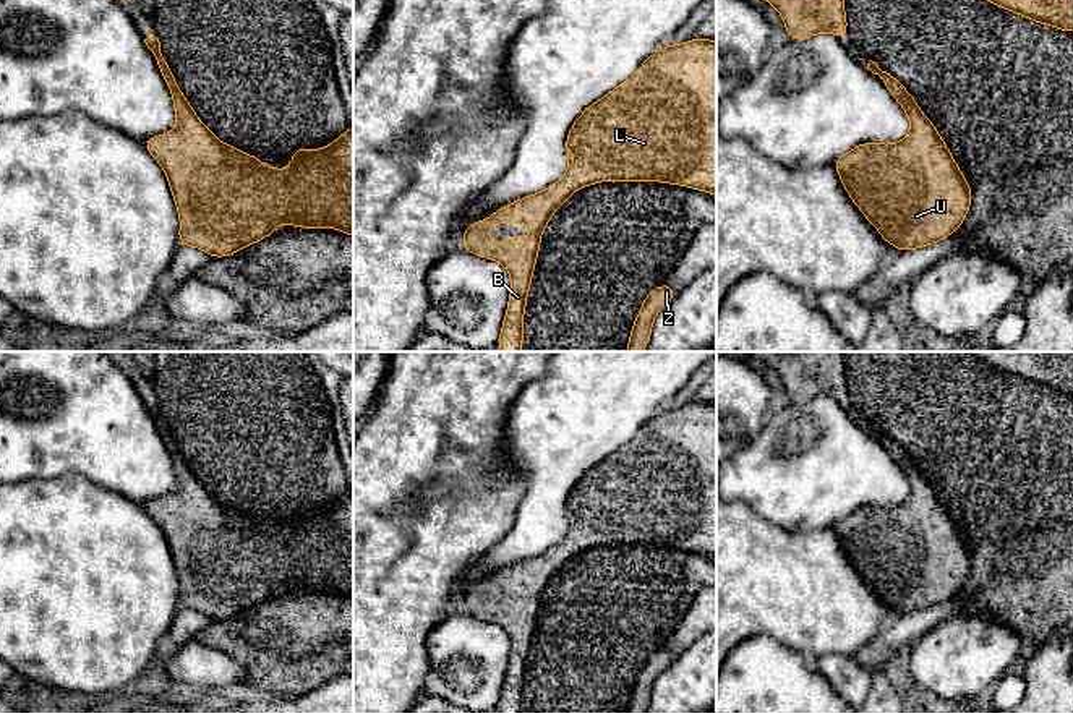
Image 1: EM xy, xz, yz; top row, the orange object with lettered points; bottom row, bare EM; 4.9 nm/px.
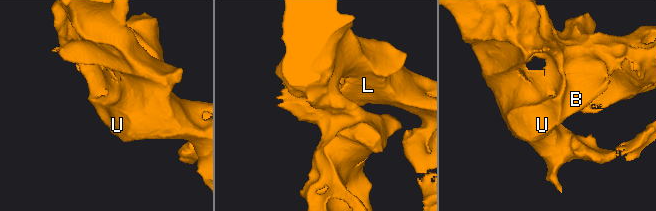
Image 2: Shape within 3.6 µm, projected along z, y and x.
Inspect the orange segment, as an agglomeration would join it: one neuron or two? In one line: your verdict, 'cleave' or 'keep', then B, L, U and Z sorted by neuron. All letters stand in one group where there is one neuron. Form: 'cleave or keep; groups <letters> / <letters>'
keep; groups B L U Z

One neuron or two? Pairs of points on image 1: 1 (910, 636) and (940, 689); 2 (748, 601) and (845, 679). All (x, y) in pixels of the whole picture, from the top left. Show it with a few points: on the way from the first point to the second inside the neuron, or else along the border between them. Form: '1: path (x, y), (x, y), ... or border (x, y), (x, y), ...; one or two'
1: border (944, 619), (910, 648); two
2: border (854, 655), (820, 655), (812, 663); two

